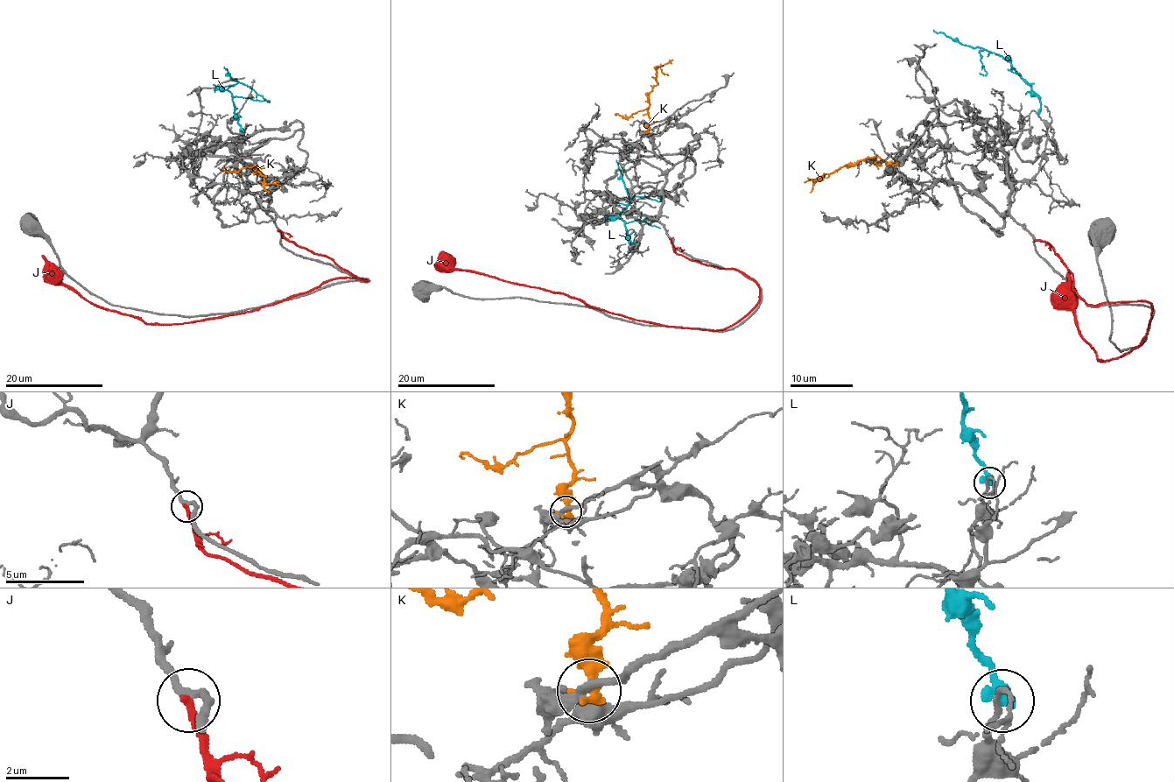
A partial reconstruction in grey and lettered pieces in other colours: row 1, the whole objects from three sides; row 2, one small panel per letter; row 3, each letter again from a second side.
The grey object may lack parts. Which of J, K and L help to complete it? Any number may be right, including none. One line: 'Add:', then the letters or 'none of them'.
Add: L

